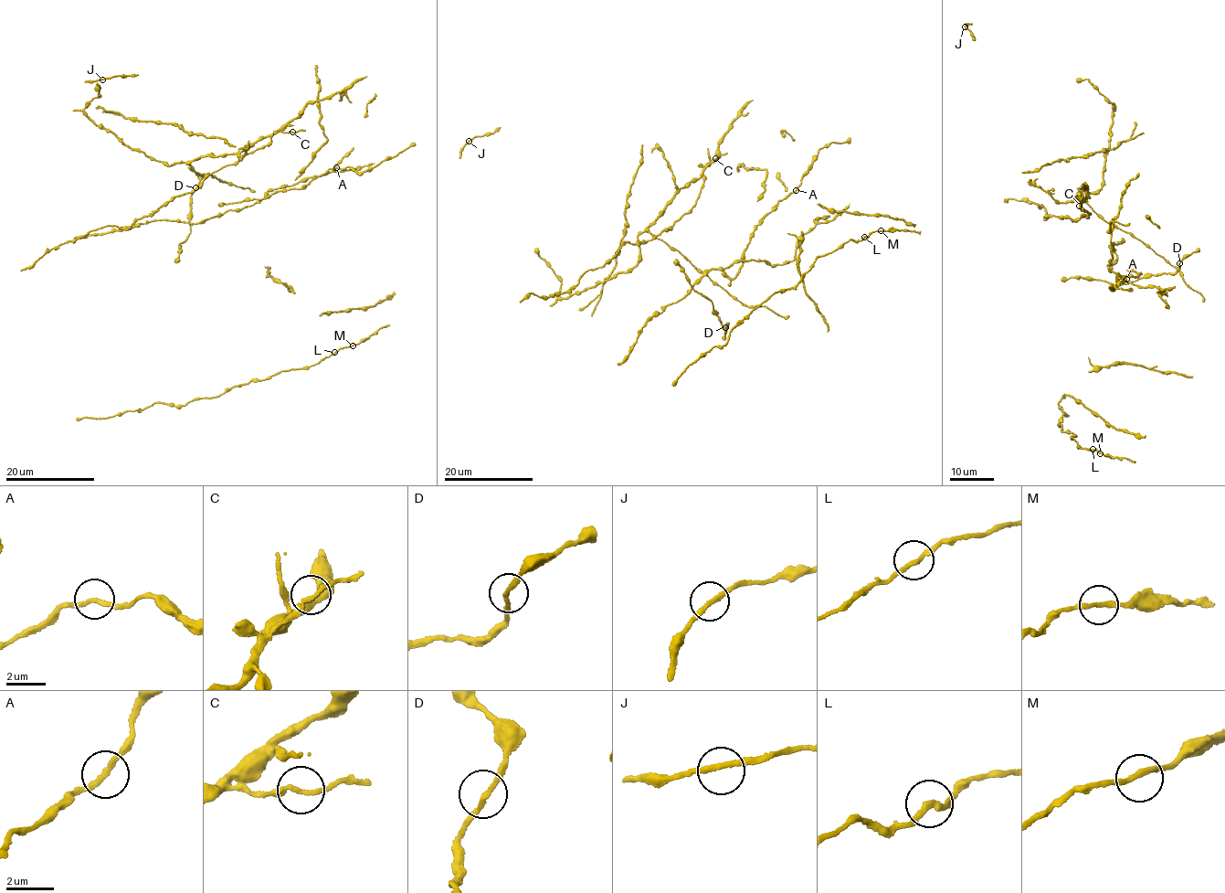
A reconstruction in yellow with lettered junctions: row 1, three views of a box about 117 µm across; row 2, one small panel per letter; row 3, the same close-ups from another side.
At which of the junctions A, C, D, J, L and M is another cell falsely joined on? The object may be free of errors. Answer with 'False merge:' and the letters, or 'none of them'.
False merge: none of them

